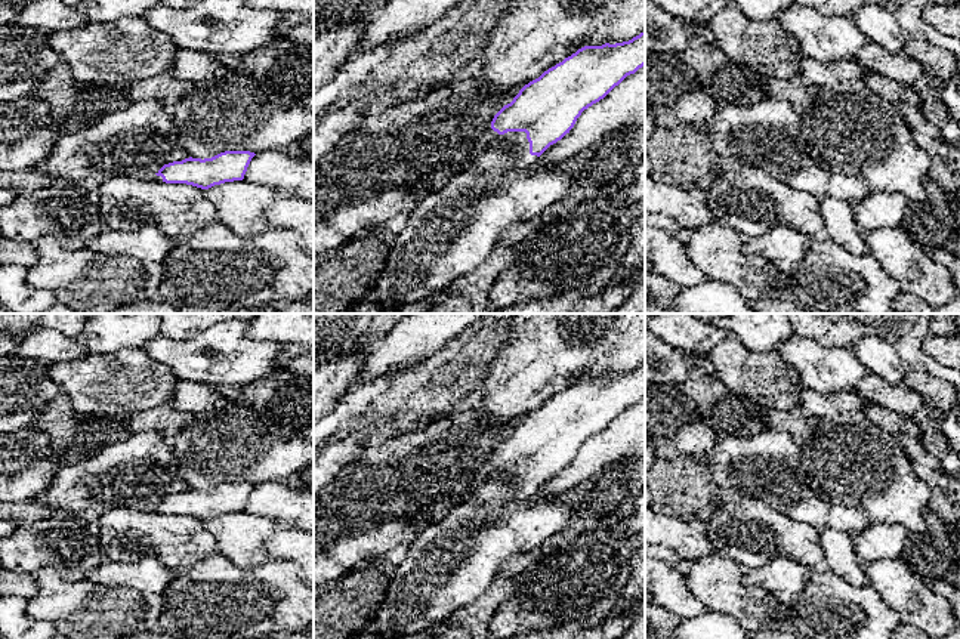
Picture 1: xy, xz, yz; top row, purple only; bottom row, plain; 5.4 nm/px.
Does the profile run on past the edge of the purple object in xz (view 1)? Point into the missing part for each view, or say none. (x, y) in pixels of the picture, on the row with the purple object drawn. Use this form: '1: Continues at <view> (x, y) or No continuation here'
1: Continues at xz (516, 144)

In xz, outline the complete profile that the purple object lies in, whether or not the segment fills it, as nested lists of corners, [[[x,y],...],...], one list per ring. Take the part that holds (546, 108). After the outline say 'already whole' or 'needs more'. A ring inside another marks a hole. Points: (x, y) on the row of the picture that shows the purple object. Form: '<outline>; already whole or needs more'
[[[645,31],[629,41],[602,46],[584,46],[562,62],[544,71],[538,78],[525,84],[513,101],[504,105],[487,127],[475,146],[466,148],[460,167],[448,173],[456,178],[462,170],[494,143],[506,146],[509,164],[518,170],[527,169],[553,143],[574,127],[584,109],[604,99],[627,75],[645,65]]]; needs more

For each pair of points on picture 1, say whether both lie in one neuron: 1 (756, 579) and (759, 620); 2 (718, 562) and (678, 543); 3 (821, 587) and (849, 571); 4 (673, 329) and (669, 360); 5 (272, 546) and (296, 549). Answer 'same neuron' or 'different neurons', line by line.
1: different neurons
2: different neurons
3: different neurons
4: different neurons
5: same neuron

